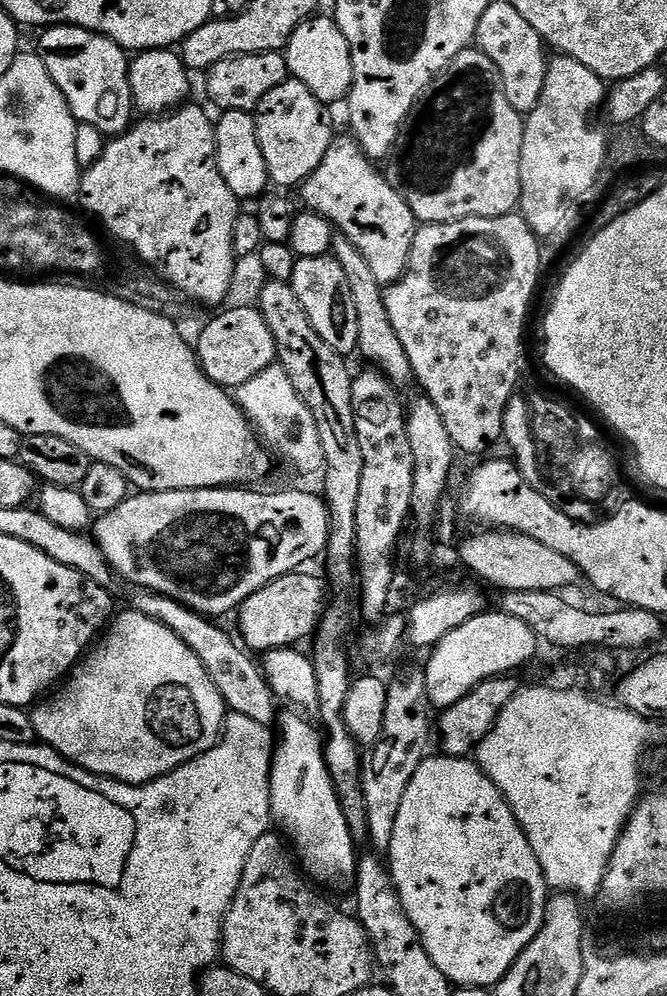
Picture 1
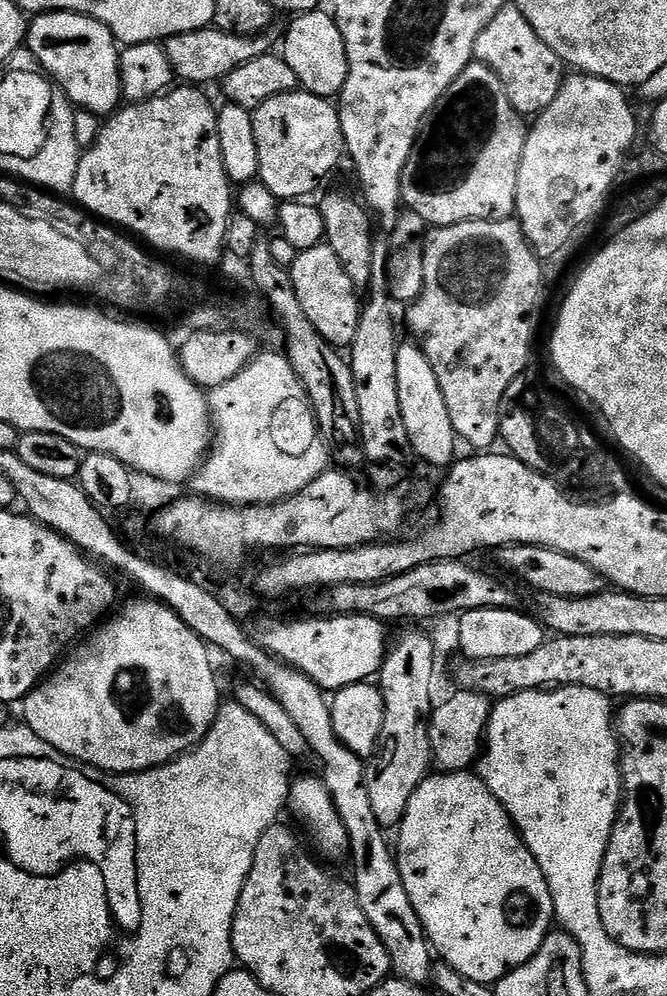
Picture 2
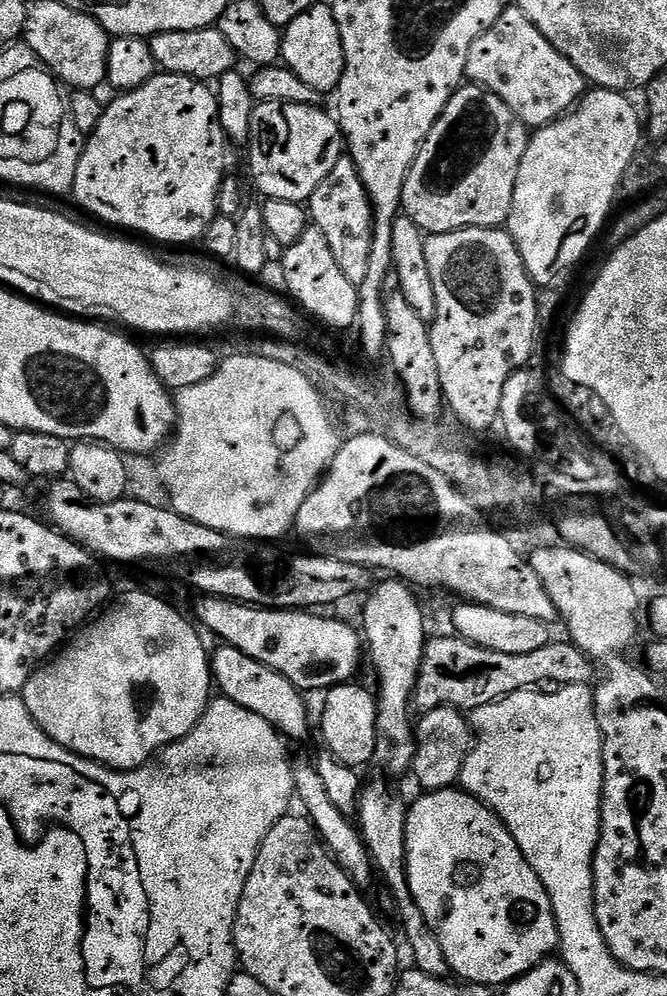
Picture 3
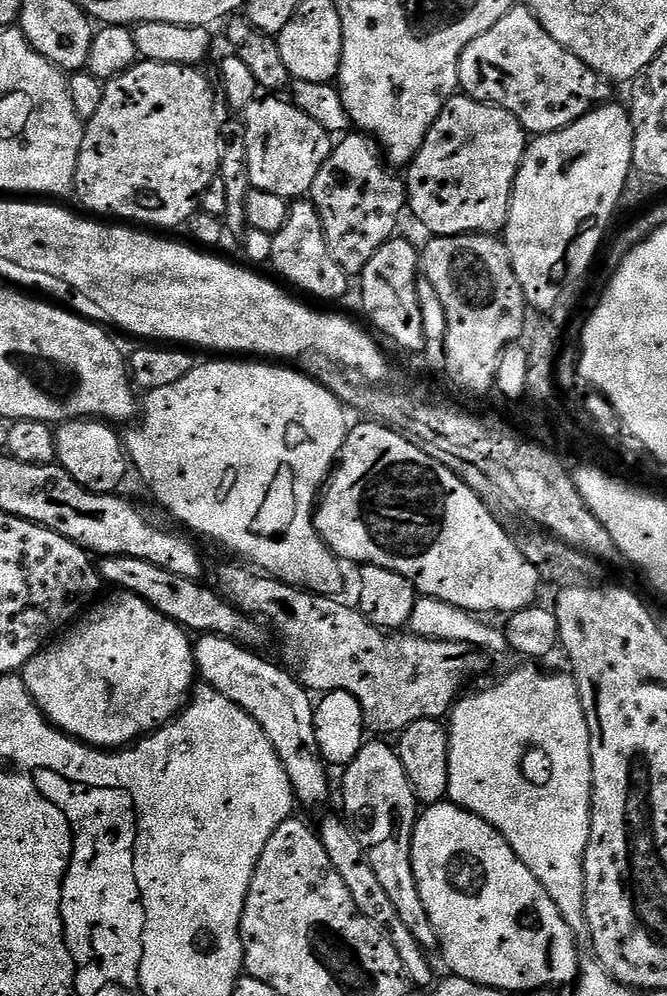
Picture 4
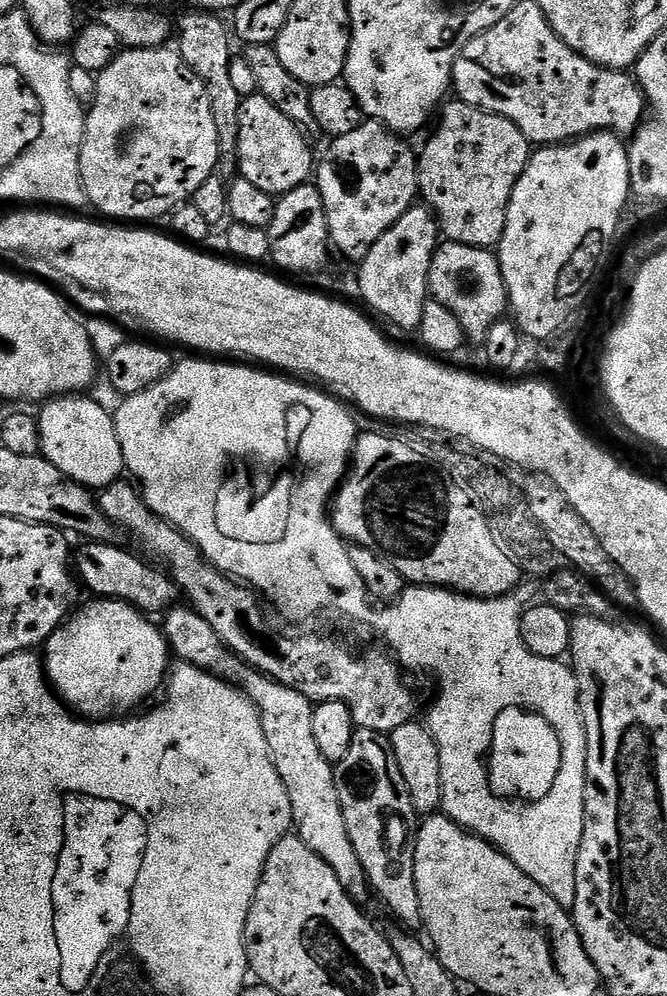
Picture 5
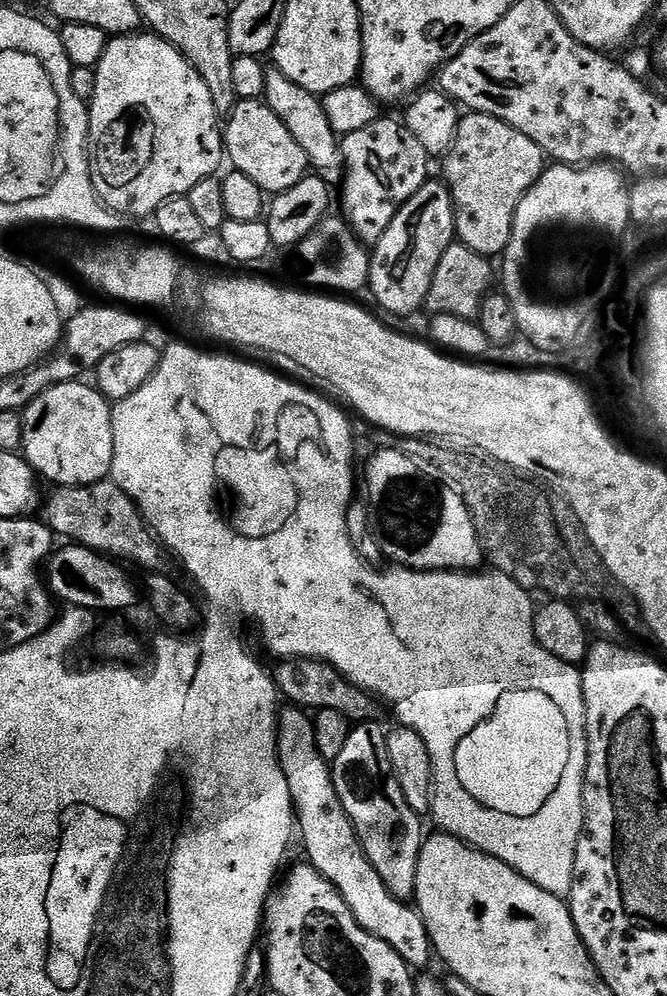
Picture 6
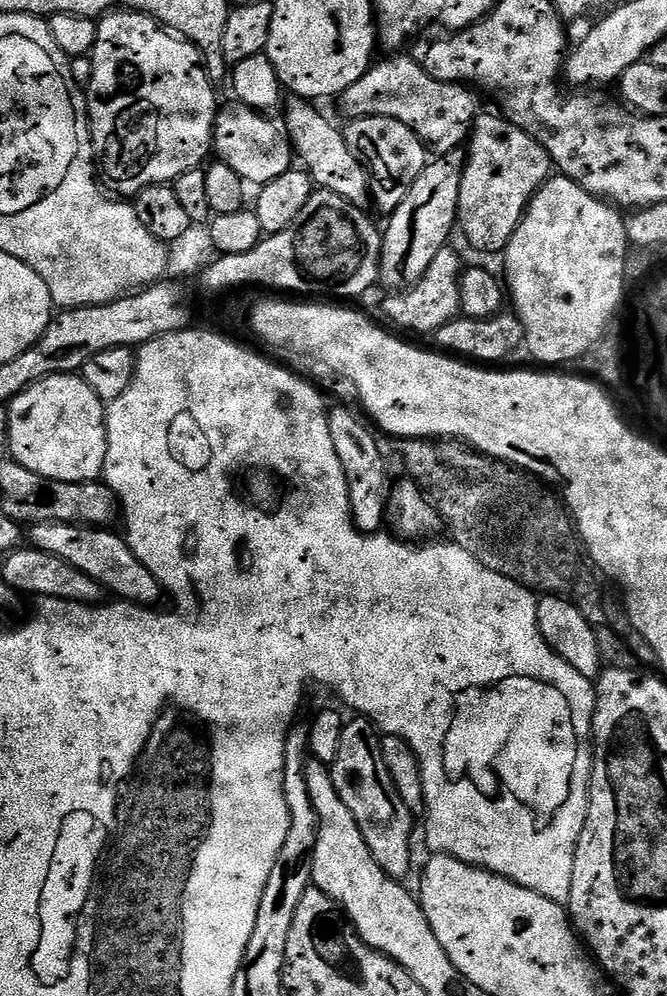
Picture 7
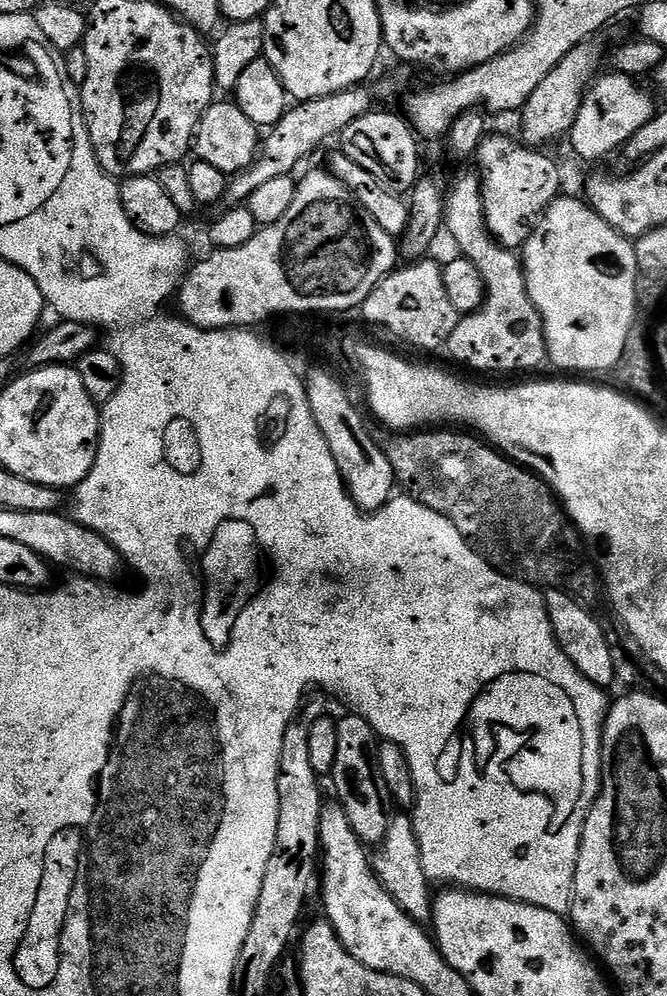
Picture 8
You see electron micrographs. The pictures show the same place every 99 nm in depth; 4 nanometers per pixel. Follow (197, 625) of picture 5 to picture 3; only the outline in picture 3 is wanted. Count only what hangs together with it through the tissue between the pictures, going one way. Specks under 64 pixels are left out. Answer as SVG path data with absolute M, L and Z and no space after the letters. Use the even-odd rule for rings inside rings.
M220 646L210 656L212 678L219 695L225 700L234 702L274 726L281 737L289 741L300 740L308 732L308 708L304 705L305 697L301 689L295 688L286 677L270 670L262 662L242 654L242 650Z

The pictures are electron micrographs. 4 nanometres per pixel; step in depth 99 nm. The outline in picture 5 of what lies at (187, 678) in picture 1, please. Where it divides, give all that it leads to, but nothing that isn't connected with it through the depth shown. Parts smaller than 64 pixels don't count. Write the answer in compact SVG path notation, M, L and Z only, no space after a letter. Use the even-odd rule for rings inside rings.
M96 598L84 609L81 607L48 640L42 663L48 683L56 695L75 715L93 722L103 722L112 717L127 717L135 713L143 700L163 689L170 672L170 645L168 637L159 627L151 624L149 617L125 600Z

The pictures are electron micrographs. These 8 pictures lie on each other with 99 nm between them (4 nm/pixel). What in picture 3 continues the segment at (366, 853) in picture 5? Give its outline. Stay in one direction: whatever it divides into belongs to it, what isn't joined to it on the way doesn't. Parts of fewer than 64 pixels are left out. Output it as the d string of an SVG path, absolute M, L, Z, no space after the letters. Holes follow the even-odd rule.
M372 780L363 785L360 793L358 809L358 827L360 835L364 837L364 844L372 855L372 867L384 879L392 900L396 903L396 912L400 915L400 928L404 931L404 940L412 951L415 971L430 974L430 978L445 979L450 969L446 962L446 953L442 950L442 942L434 934L430 922L426 922L426 914L418 910L418 902L410 894L408 885L408 867L406 866L406 822L408 808L392 793L388 784L380 780Z

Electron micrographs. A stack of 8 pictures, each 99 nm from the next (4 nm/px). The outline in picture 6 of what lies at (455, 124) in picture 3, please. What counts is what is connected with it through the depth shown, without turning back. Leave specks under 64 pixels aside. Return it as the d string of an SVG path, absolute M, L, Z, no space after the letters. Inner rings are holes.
M469 111L461 115L458 134L442 164L442 179L452 195L456 215L456 240L480 256L503 257L512 237L518 202L546 167L544 151L522 130L514 130L490 114Z

